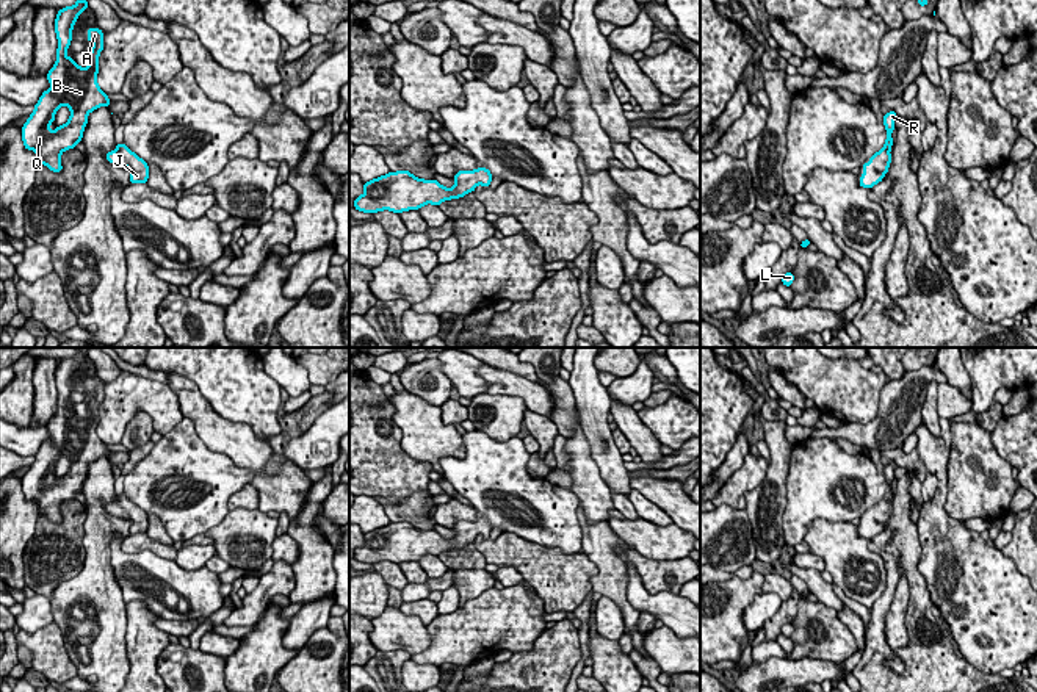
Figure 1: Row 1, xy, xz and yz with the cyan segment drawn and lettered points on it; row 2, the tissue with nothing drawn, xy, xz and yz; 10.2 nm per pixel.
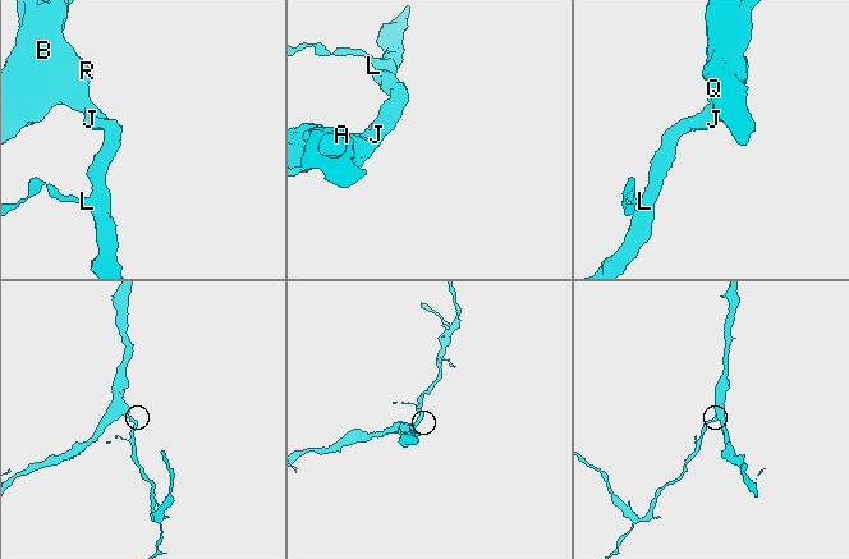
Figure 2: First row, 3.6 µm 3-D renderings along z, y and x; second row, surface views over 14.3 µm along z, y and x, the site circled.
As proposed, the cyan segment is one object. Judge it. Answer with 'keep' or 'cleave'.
keep

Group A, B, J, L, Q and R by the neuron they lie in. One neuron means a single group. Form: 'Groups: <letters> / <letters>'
Groups: A B J L Q R

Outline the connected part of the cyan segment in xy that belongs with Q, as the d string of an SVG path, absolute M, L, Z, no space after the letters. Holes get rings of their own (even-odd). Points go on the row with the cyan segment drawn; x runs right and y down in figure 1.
M77 0L74 6L58 11L55 33L58 39L56 63L47 74L50 89L44 91L34 105L34 111L22 127L22 141L27 150L34 150L39 164L52 172L61 172L61 153L75 149L81 142L88 114L99 106L110 106L111 100L97 85L99 55L103 50L103 31L88 28L86 41L92 42L88 53L88 67L80 67L66 52L70 45L72 27L77 17L88 8L88 0ZM66 105L70 110L69 121L50 132L55 113Z

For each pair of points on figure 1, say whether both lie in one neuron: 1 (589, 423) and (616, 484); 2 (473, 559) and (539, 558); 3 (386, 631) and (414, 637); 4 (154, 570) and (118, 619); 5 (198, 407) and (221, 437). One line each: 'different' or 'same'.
1: same
2: different
3: same
4: different
5: same

